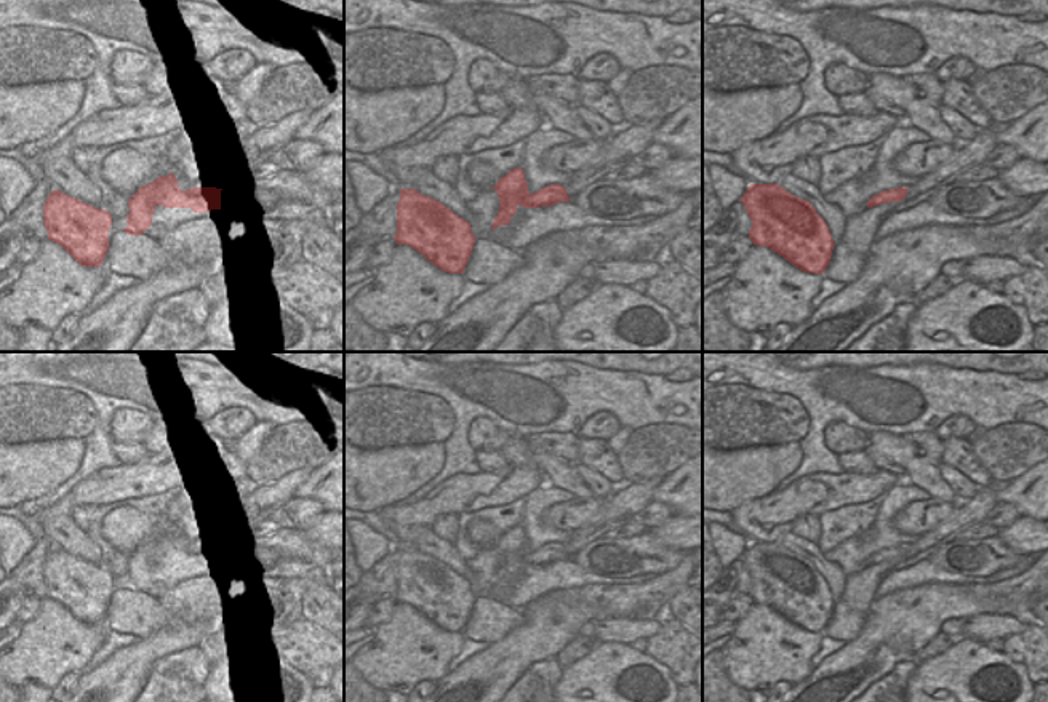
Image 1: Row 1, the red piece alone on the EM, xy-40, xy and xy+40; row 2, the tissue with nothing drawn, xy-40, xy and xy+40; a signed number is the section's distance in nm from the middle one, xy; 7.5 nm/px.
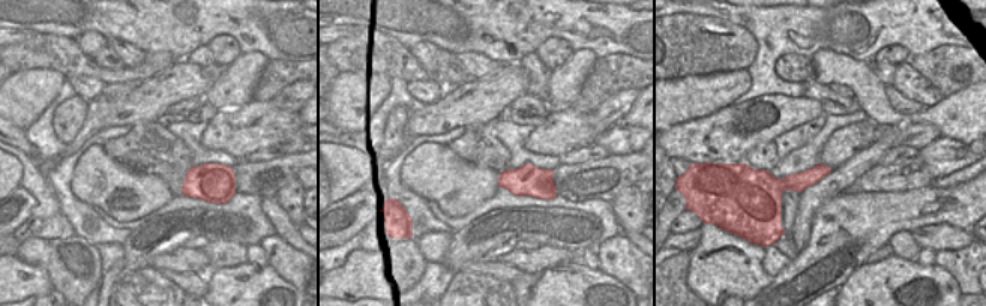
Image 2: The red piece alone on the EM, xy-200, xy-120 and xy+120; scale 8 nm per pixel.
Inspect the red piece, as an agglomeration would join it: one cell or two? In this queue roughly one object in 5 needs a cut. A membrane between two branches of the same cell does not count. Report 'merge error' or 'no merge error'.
no merge error

